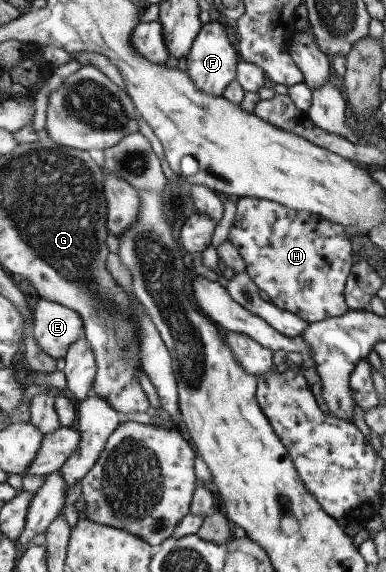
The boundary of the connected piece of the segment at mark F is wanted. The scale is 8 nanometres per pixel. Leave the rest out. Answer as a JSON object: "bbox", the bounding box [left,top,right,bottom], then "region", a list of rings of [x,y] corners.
{"bbox":[186,18,239,97],"region":[[[214,18],[206,23],[193,45],[191,55],[186,57],[187,69],[203,92],[211,96],[223,97],[227,87],[236,80],[239,72],[238,52],[230,42],[228,30]]]}

